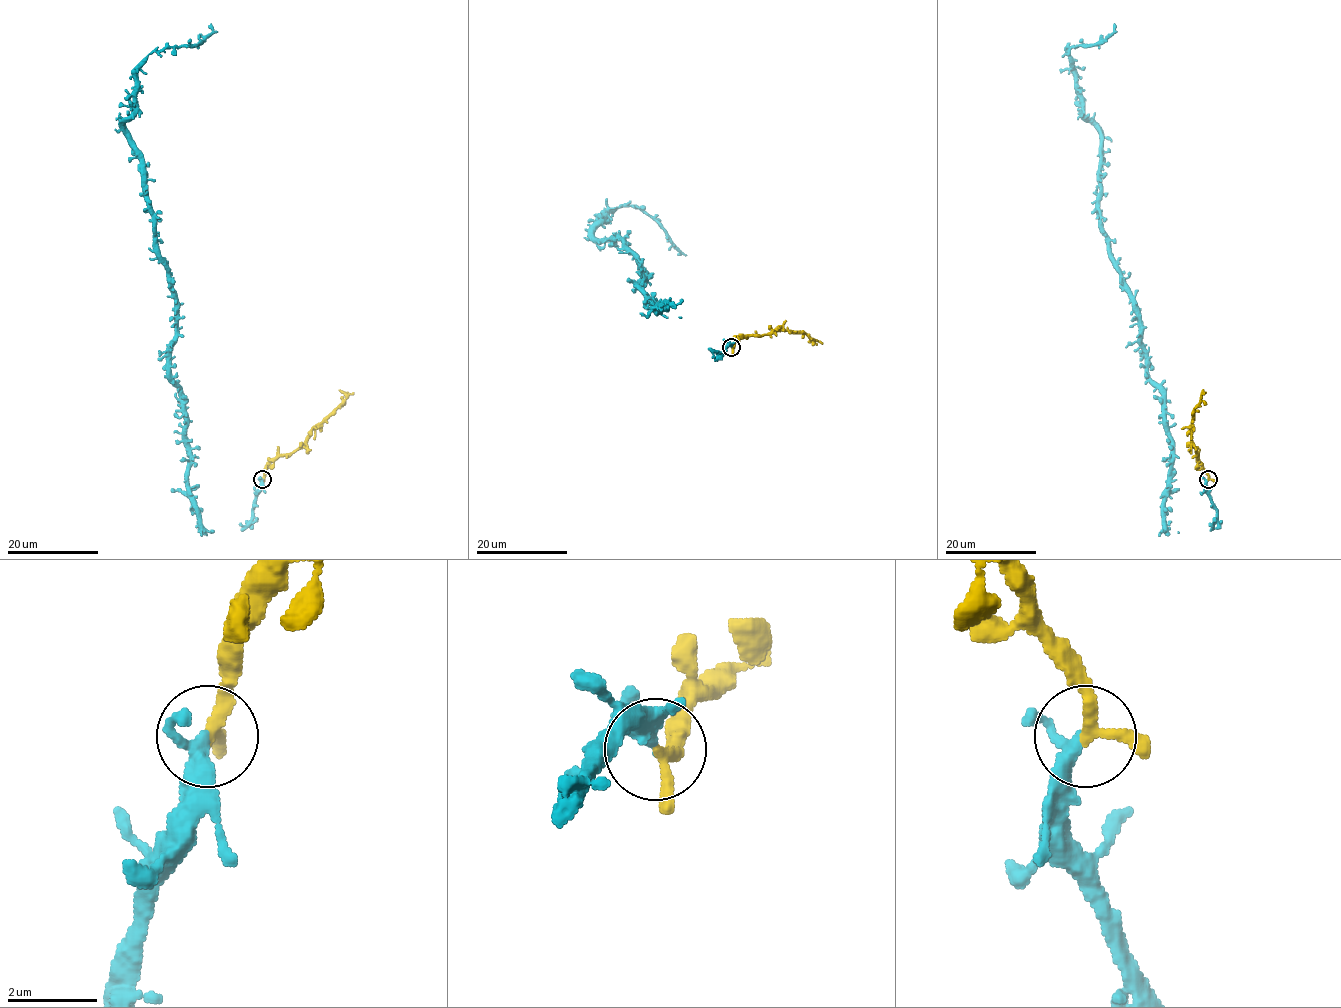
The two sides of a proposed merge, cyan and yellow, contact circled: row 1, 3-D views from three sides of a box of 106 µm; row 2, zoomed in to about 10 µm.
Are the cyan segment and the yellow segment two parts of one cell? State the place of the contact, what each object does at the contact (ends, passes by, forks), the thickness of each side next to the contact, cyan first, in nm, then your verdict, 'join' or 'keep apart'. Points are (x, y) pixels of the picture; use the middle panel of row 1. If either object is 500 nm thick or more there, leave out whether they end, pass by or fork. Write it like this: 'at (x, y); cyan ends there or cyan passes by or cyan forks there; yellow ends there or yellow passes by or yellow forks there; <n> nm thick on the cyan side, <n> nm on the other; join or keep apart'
at (731, 347); cyan passes by; yellow passes by; 240 nm thick on the cyan side, 240 nm on the other; join

